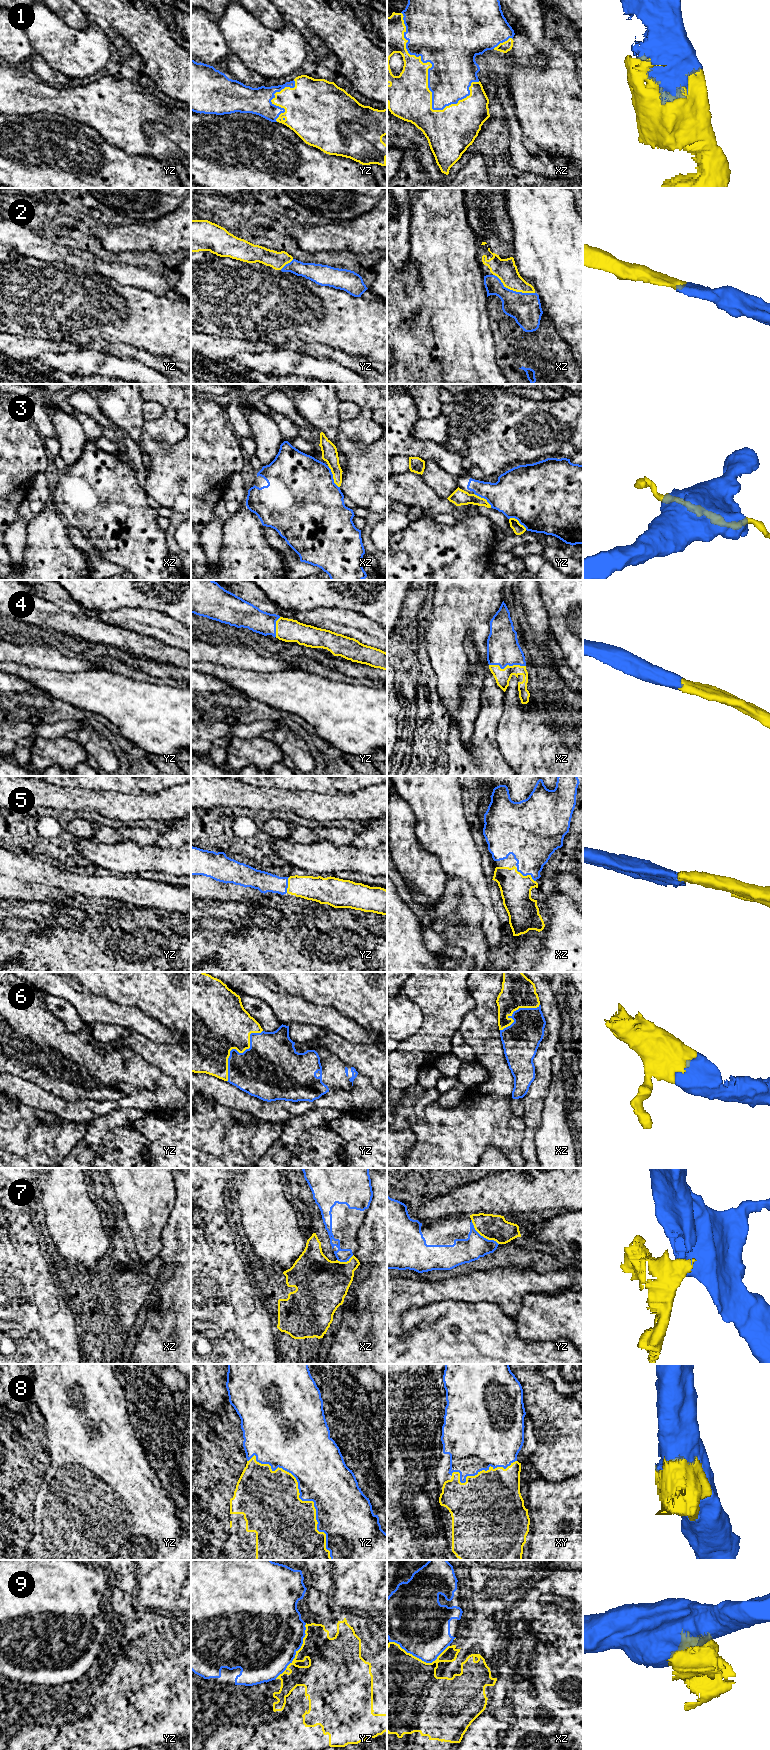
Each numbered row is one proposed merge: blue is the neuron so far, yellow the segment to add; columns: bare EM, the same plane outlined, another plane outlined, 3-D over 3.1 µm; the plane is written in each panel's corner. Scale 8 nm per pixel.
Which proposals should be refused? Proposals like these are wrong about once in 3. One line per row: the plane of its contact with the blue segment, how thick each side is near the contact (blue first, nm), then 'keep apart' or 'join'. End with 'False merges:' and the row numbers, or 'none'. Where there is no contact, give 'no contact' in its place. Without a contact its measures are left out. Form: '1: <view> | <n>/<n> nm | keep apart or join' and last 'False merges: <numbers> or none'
1: xz | 380/340 nm | join
2: xz | 240/180 nm | join
3: xz | 500/130 nm | keep apart
4: xz | 260/130 nm | join
5: xz | 340/240 nm | join
6: yz | 420/440 nm | join
7: yz | 190/200 nm | keep apart
8: yz | 420/480 nm | join
9: xz | 460/500 nm | keep apart
False merges: 3, 7, 9

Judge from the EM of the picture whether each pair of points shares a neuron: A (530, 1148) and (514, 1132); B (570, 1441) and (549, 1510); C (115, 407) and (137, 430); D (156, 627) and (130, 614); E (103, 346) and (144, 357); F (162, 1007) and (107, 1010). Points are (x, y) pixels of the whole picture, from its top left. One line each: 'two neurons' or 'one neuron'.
A: two neurons
B: two neurons
C: one neuron
D: one neuron
E: one neuron
F: two neurons

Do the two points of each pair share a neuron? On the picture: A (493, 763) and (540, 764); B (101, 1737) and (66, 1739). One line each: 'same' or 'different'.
A: different
B: different

